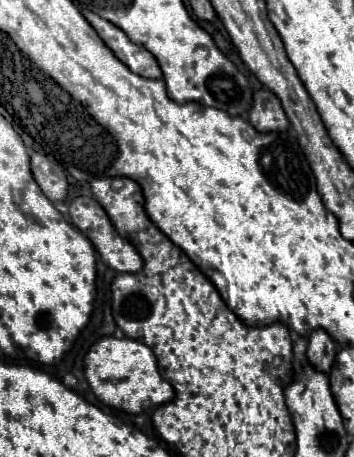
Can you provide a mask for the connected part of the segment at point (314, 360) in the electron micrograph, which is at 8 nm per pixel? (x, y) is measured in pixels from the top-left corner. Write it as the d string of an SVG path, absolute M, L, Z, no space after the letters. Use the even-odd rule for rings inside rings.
M313 331L307 347L307 361L321 373L329 373L335 359L335 343L325 331Z

